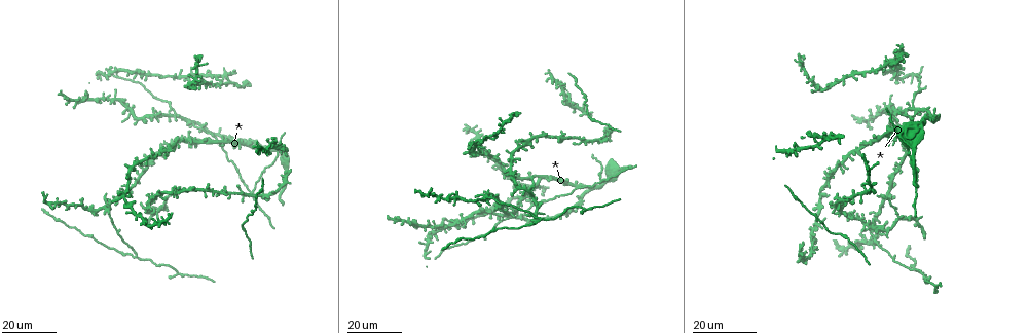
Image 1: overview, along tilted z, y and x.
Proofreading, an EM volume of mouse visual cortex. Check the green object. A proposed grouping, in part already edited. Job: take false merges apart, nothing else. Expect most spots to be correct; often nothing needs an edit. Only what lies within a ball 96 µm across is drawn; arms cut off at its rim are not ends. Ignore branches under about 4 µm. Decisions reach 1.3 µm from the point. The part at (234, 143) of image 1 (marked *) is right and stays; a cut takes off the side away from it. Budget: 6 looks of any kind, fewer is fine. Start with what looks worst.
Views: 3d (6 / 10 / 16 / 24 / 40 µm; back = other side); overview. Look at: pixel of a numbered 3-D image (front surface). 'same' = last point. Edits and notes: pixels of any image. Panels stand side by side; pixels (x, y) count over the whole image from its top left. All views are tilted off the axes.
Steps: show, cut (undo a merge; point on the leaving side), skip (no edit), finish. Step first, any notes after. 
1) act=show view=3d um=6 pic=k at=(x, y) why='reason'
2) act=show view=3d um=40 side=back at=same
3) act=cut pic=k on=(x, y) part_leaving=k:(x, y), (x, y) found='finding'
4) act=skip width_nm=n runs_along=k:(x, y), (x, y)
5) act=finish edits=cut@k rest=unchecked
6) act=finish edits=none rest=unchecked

act=show view=3d um=16 pic=1 at=(189, 122) why='looks like a crossing'

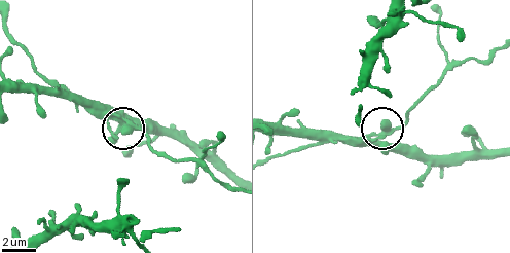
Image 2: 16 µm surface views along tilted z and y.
act=show view=3d um=10 pic=2 at=(114, 117)

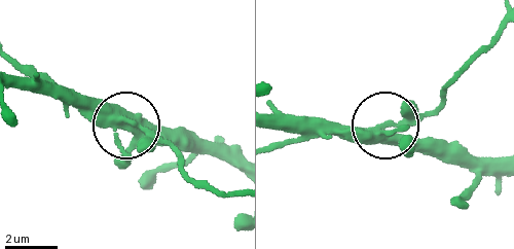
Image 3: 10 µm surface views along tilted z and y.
act=skip side_arm_um=74 found='one neuron here'

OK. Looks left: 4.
act=show view=3d um=24 pic=1 at=(916, 220) why='small branch off a trunk'

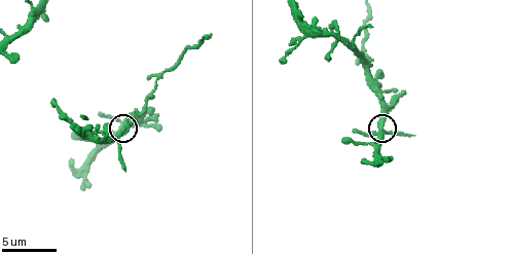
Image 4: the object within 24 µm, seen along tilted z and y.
act=show view=3d um=6 pic=4 at=(380, 130)

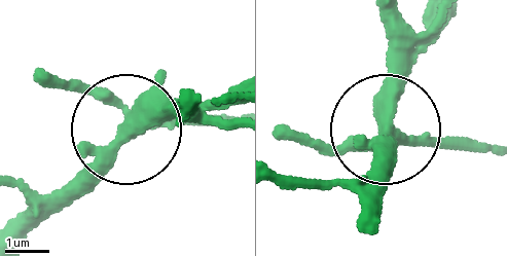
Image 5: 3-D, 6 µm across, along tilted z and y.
act=show view=3d um=6 side=back pic=5 at=(125, 129)

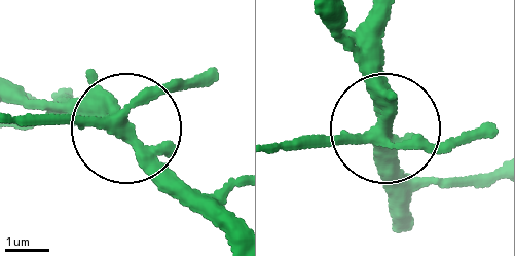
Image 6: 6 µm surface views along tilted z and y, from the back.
act=skip width_nm=320 runs_along=6:(390, 15), (381, 131), (292, 144) found='all the same neuron'

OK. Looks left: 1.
act=finish edits=none rest=unchecked

